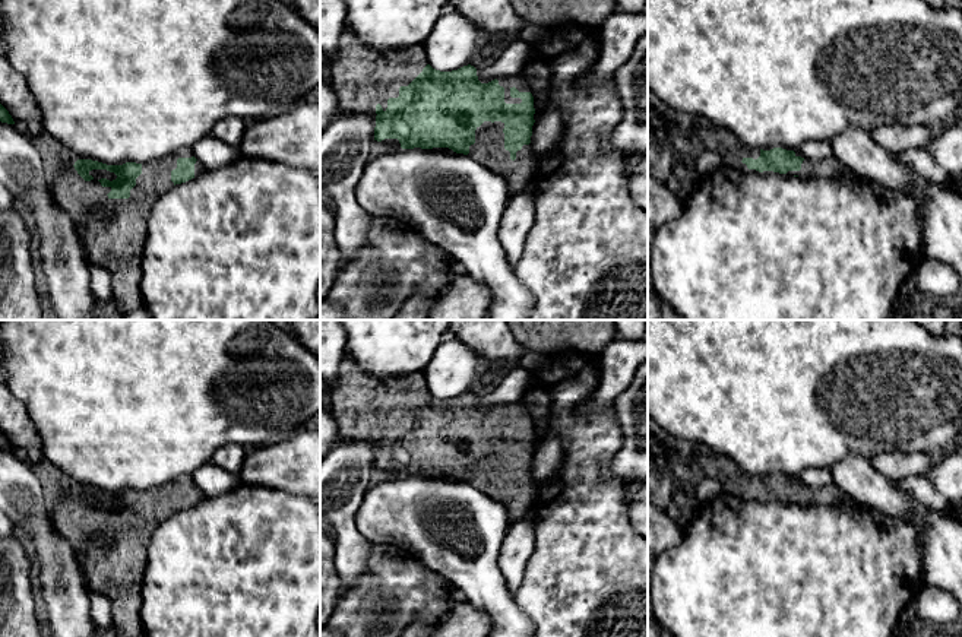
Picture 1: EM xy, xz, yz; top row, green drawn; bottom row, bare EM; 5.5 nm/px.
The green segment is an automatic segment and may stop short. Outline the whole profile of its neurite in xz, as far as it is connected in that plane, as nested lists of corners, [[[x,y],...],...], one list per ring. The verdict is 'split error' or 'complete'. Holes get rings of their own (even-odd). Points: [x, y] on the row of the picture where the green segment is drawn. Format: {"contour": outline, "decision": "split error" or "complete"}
{"contour": [[[344,28],[338,56],[330,66],[330,82],[342,110],[360,108],[377,114],[374,140],[401,149],[449,148],[469,155],[515,186],[528,184],[537,169],[531,155],[535,123],[534,96],[522,73],[481,83],[471,64],[440,72],[428,64],[424,45],[398,51],[377,51],[357,41]]], "decision": "split error"}

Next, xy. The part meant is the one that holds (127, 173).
{"contour": [[[184,148],[173,155],[168,155],[162,159],[156,159],[156,161],[151,161],[146,164],[136,164],[136,162],[126,162],[123,165],[107,165],[98,161],[92,161],[92,159],[77,159],[73,165],[70,165],[69,168],[63,169],[58,172],[57,178],[56,178],[56,186],[54,186],[54,200],[57,203],[57,206],[64,210],[67,213],[67,216],[73,221],[75,229],[83,244],[85,248],[85,254],[88,262],[91,263],[91,266],[102,266],[105,267],[111,276],[113,276],[113,298],[115,301],[115,305],[118,308],[118,311],[126,316],[140,307],[143,307],[143,300],[140,295],[140,281],[143,276],[143,270],[142,270],[142,253],[143,253],[143,245],[148,237],[148,218],[149,213],[154,207],[154,205],[170,190],[173,188],[175,184],[181,184],[186,183],[197,175],[200,175],[205,171],[203,165],[193,156],[192,148]],[[92,169],[107,169],[110,172],[114,172],[117,175],[115,180],[110,181],[107,178],[101,178],[101,180],[95,180],[89,172]]], "decision": "split error"}

